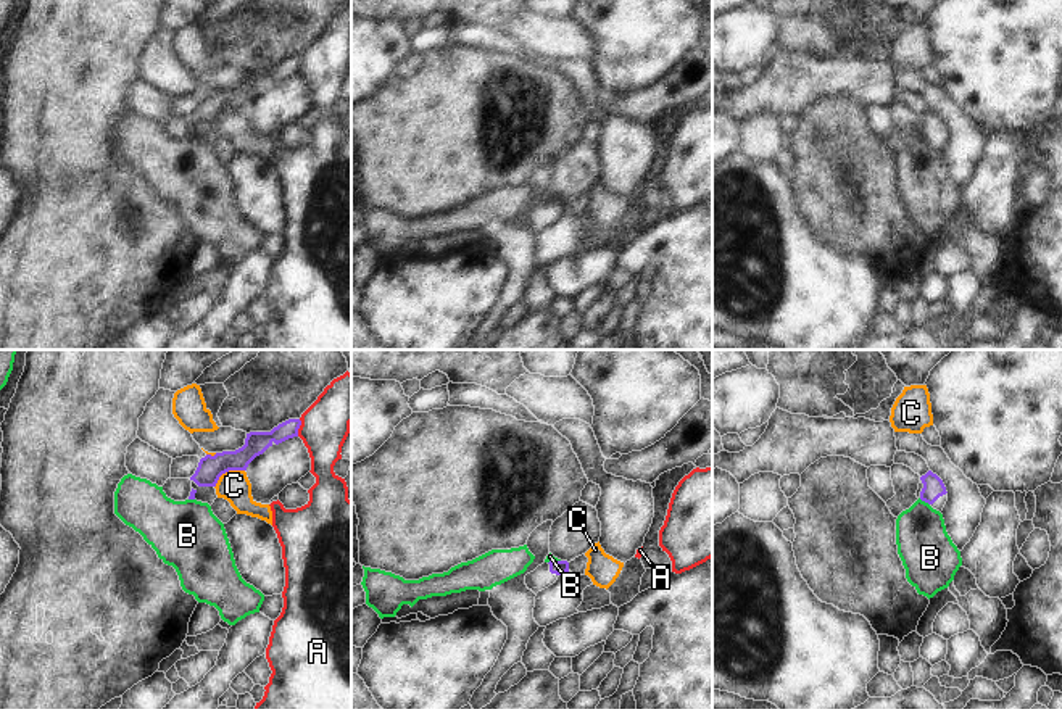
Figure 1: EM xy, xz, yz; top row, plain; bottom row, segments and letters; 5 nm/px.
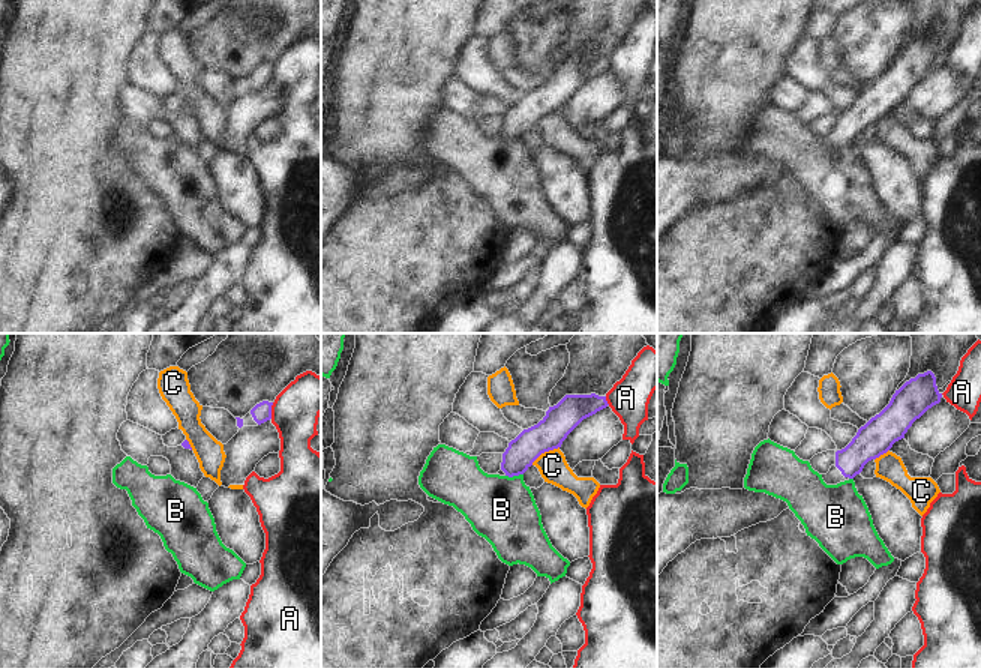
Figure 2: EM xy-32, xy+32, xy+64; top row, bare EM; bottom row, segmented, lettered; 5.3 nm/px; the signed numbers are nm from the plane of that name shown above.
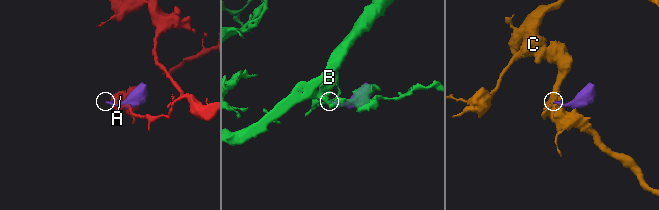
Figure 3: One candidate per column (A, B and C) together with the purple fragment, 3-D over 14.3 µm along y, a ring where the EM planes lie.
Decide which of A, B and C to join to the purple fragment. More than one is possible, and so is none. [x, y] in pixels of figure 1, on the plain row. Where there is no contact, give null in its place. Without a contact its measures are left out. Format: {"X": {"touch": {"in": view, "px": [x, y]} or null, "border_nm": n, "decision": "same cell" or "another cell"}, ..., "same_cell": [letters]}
{"A": {"touch": {"in": "xy", "px": [298, 66]}, "border_nm": 90, "decision": "another cell"}, "B": {"touch": {"in": "yz", "px": [924, 139]}, "border_nm": 70, "decision": "another cell"}, "C": {"touch": {"in": "xy", "px": [226, 110]}, "border_nm": 180, "decision": "another cell"}, "same_cell": []}

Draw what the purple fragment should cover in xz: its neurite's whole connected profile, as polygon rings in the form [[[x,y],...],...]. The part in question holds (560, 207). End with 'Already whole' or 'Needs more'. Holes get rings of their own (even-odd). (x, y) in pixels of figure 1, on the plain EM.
[[[551,198],[550,201],[543,201],[533,211],[527,213],[525,224],[537,234],[538,230],[553,224],[558,216],[564,214],[566,211],[569,211],[567,200]]]. Needs more

